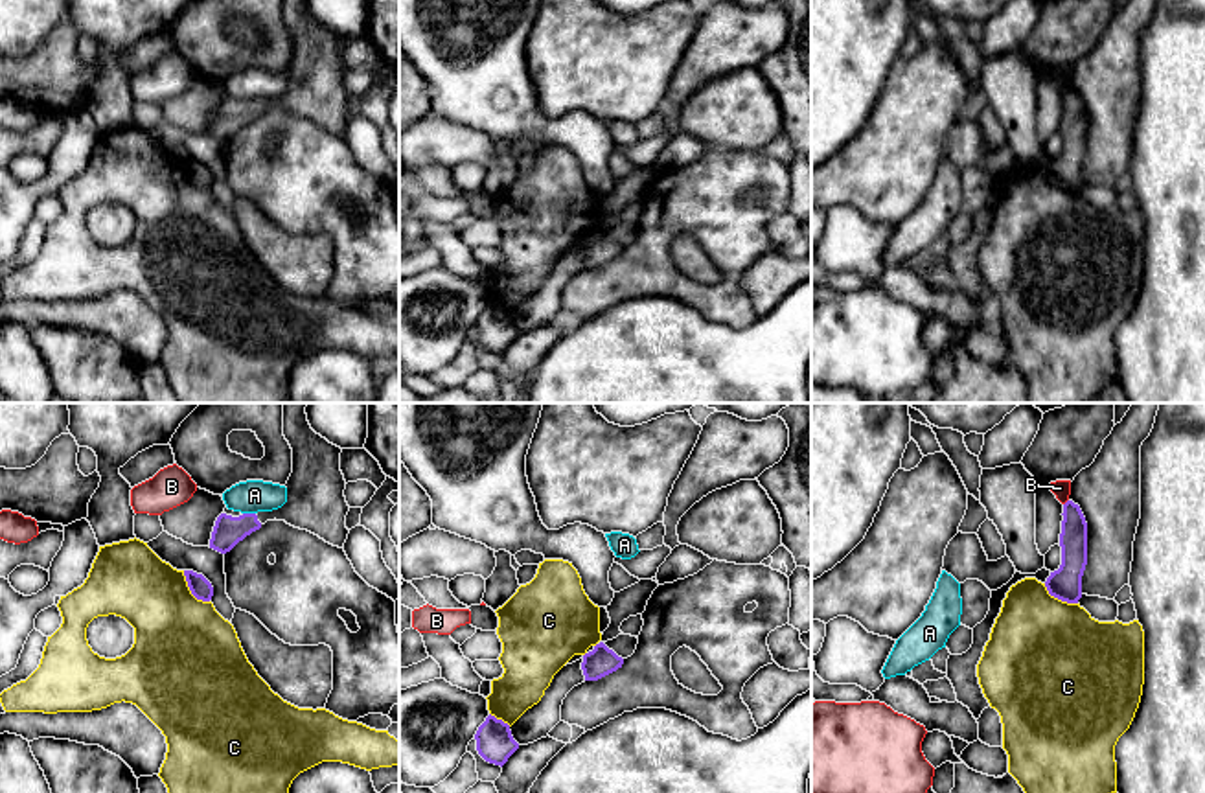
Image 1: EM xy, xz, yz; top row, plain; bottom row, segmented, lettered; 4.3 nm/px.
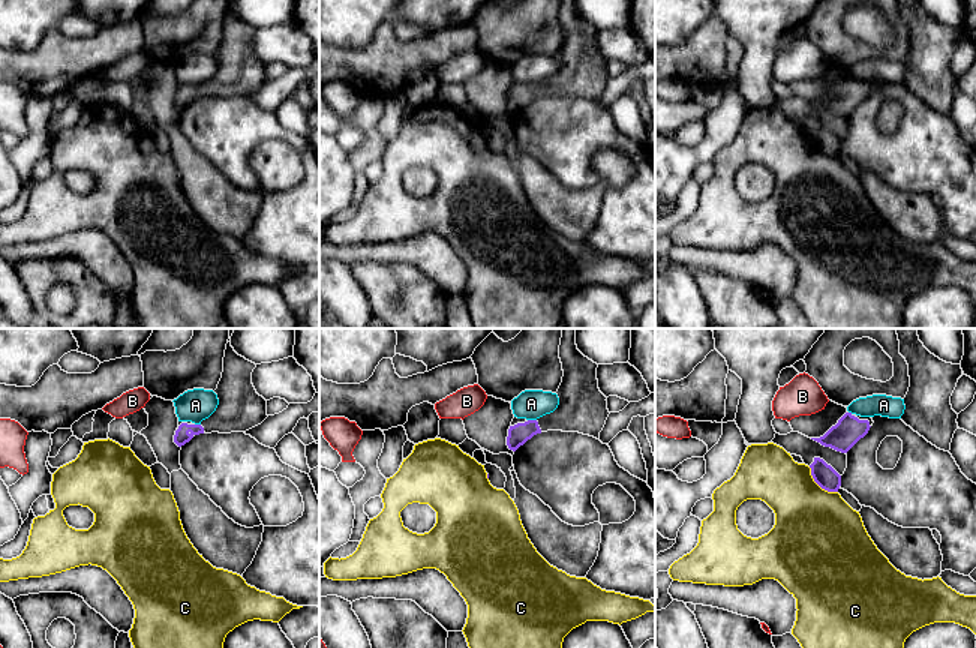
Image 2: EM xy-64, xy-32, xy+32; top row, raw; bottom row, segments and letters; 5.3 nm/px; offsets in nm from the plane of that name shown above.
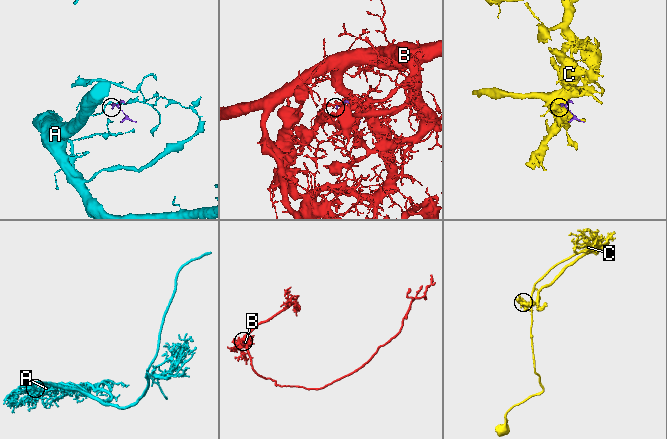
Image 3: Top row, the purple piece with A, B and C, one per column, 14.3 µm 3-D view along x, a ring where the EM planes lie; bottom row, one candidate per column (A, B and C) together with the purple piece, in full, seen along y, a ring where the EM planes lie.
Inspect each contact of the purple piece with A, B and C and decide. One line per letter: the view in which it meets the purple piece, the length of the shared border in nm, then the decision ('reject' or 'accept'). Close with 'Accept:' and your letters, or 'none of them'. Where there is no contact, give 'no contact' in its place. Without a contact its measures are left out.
A: contact in xy; length 60 nm; reject
B: contact in yz; length 40 nm; reject
C: contact in xy; length 180 nm; reject
Accept: none of them

